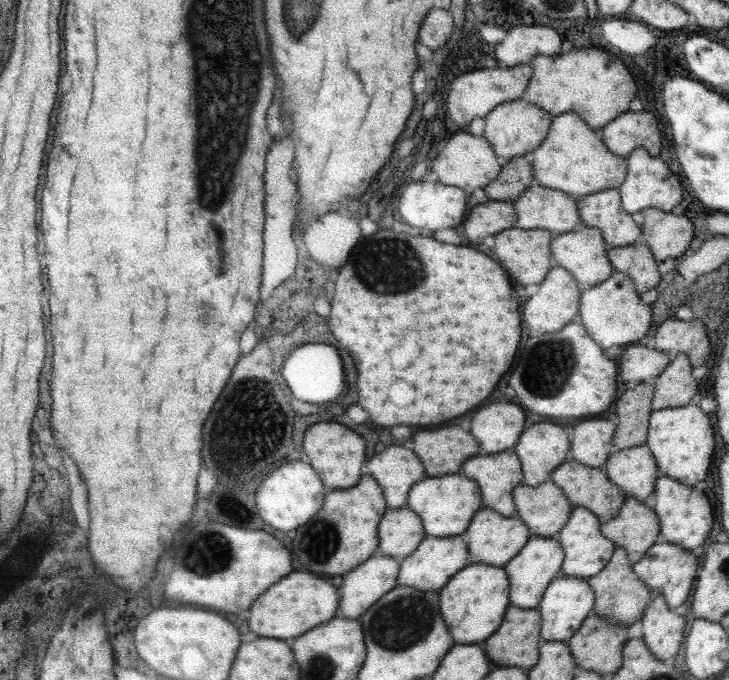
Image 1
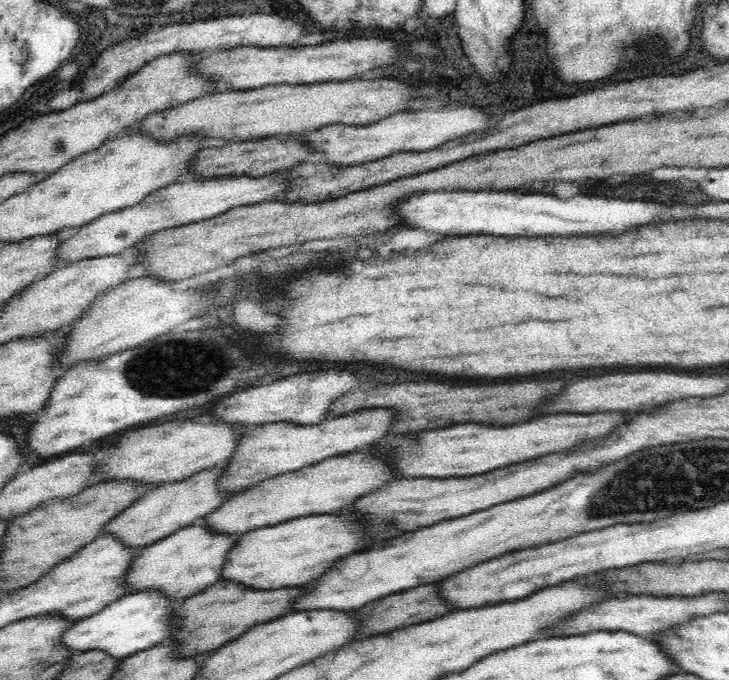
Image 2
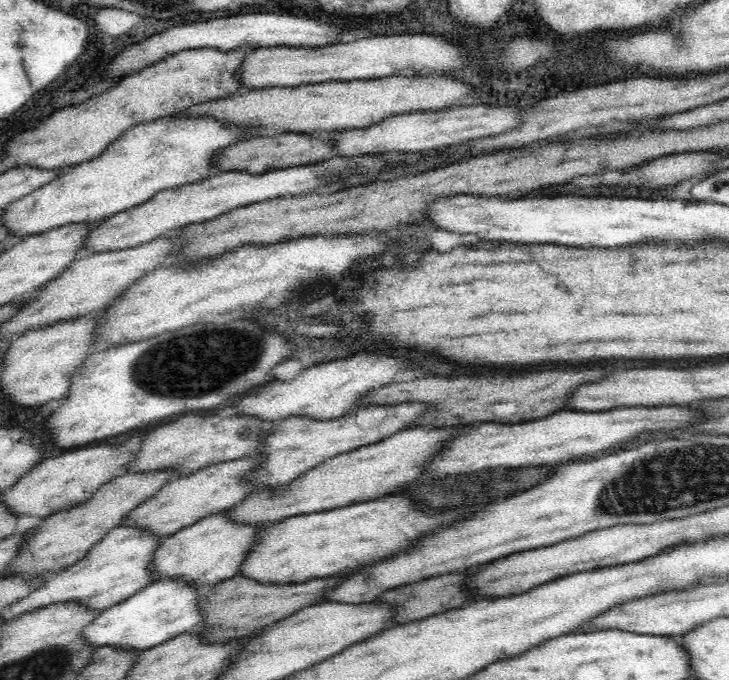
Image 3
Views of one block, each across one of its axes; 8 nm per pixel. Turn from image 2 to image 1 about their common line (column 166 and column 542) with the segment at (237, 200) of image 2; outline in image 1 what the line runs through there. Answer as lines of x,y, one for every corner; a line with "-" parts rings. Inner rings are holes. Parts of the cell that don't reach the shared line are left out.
527,187
515,200
515,226
522,229
545,229
553,236
565,234
582,225
577,199
551,187

